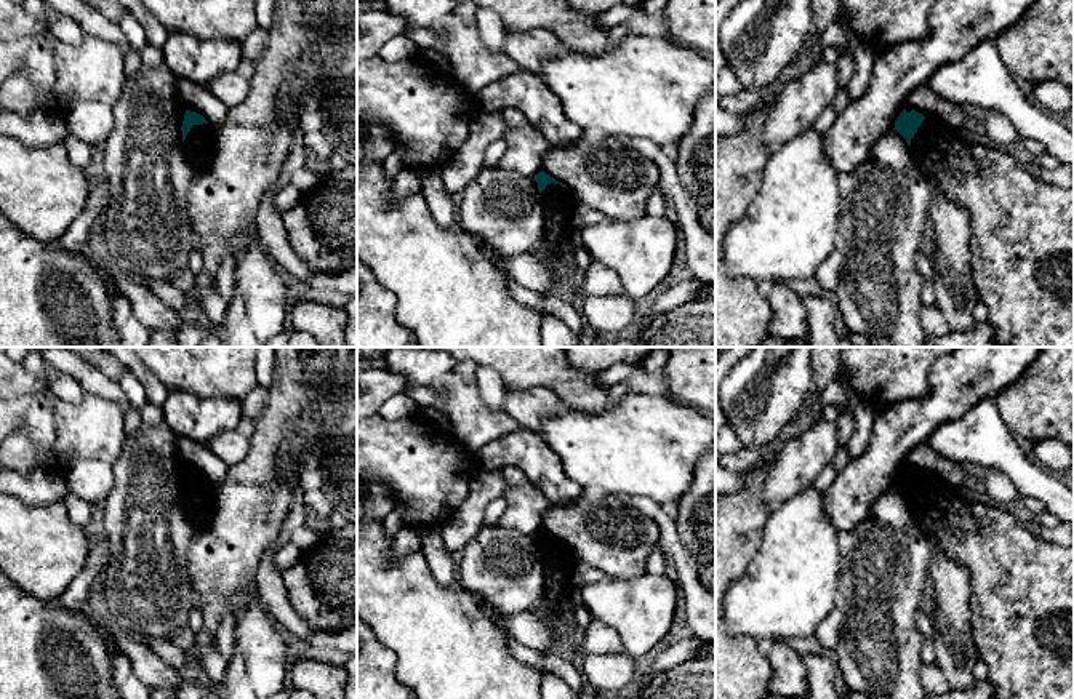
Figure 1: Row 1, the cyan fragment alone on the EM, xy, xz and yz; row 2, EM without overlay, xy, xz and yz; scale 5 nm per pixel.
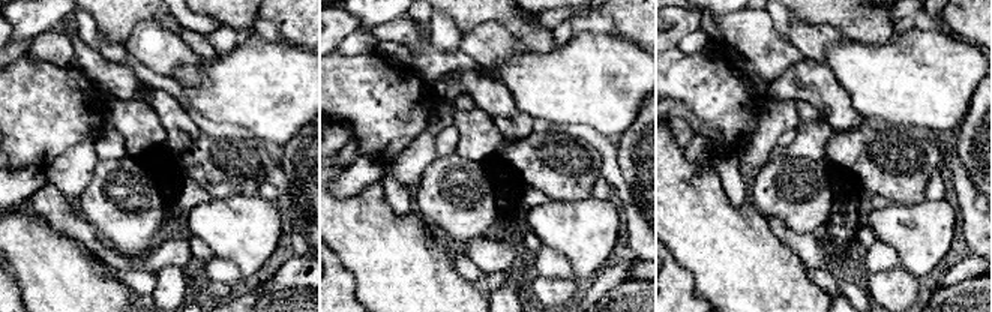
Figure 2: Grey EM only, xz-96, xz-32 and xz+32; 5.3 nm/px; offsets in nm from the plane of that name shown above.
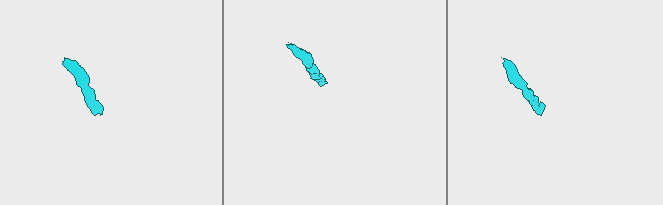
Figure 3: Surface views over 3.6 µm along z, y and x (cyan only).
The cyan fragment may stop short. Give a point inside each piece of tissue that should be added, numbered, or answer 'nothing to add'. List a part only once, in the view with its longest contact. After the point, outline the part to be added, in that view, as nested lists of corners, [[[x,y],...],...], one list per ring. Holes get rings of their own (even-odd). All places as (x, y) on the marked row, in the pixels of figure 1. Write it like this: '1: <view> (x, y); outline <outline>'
1: xy (199, 144); outline [[[208,123],[194,125],[182,141],[182,150],[194,171],[203,171],[214,152],[214,130]]]

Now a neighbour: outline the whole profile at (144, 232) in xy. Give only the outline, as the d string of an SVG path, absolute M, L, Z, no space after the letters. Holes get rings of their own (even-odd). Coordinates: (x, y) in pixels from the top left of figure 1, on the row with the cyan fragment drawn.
M166 64L158 69L142 66L136 75L126 77L112 106L112 131L98 154L98 168L110 190L98 240L110 269L141 283L170 282L179 269L187 267L189 253L197 248L187 213L187 192L195 171L182 150L186 107L178 96L176 80Z

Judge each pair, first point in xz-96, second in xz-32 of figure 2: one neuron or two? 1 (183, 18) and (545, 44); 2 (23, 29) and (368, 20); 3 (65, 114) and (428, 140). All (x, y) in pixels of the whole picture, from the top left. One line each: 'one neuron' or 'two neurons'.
1: two neurons
2: one neuron
3: two neurons

